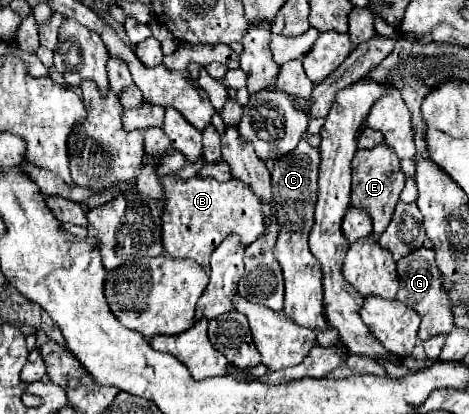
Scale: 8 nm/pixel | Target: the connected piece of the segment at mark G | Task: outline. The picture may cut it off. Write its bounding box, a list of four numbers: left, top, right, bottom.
[397,248,453,340]

